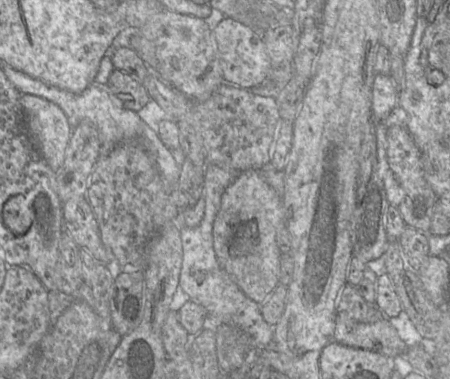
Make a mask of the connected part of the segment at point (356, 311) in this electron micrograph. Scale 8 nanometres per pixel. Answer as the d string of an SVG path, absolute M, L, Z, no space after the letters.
M346 283L337 300L337 313L347 315L357 322L373 323L386 317L375 304L369 304L357 286Z

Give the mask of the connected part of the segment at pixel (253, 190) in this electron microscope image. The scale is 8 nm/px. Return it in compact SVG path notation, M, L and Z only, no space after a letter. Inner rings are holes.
M260 170L242 171L222 194L221 205L213 223L214 252L219 265L244 294L258 304L266 301L279 284L281 252L276 242L276 235L282 223L285 223L283 199L267 184Z

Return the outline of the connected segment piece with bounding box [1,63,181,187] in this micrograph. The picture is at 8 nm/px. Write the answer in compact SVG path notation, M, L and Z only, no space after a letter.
M1 63L1 66L8 80L21 94L36 95L57 104L66 114L72 129L85 119L93 122L98 130L101 156L107 155L113 148L125 142L138 142L153 158L165 183L170 187L176 186L181 173L179 157L159 138L159 123L168 116L154 99L150 98L142 109L135 112L121 106L121 103L111 95L105 85L92 83L82 92L73 93L49 85L7 63Z

